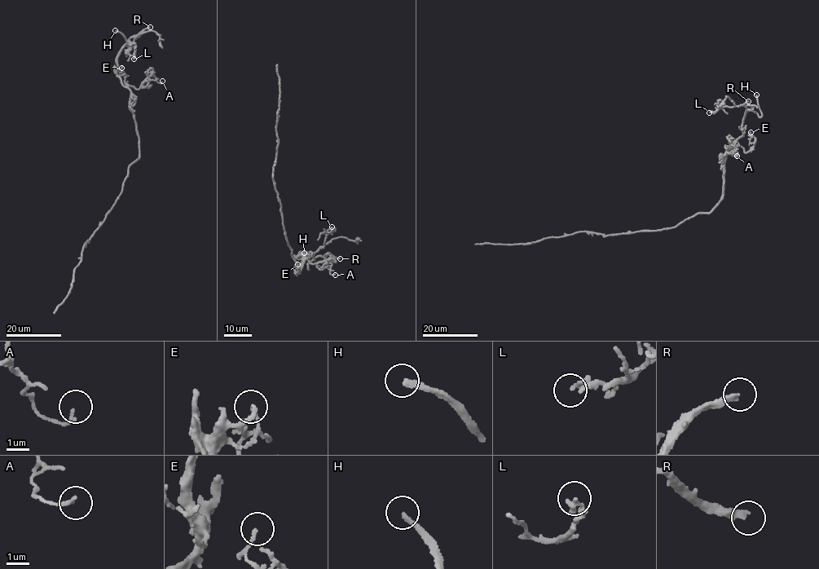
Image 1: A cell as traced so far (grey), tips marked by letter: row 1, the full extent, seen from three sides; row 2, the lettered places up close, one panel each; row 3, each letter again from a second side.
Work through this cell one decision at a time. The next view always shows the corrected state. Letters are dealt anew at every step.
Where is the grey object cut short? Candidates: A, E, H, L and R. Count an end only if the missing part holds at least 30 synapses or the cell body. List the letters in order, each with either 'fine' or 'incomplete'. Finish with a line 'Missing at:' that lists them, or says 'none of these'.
A: fine
E: fine
H: incomplete
L: fine
R: incomplete
Missing at: H, R

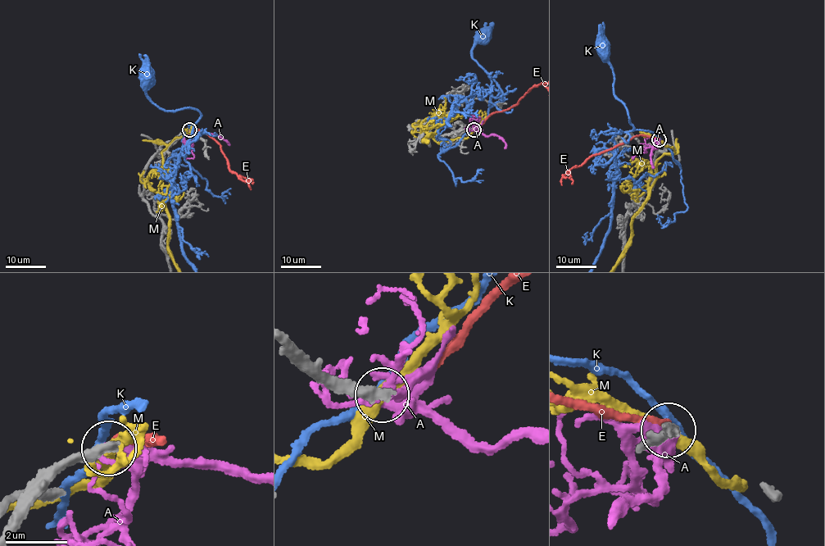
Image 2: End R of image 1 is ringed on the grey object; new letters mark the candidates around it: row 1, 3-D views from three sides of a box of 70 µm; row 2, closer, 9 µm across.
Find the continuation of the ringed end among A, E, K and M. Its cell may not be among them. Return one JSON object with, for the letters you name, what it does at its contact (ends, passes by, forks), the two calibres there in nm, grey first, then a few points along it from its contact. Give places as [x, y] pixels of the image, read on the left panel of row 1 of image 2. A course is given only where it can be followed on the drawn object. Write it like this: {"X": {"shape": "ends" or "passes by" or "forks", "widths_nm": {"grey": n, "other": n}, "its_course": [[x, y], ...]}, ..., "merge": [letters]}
{"A": {"shape": "ends", "widths_nm": {"grey": 360, "other": 420}}, "merge": ["A"]}

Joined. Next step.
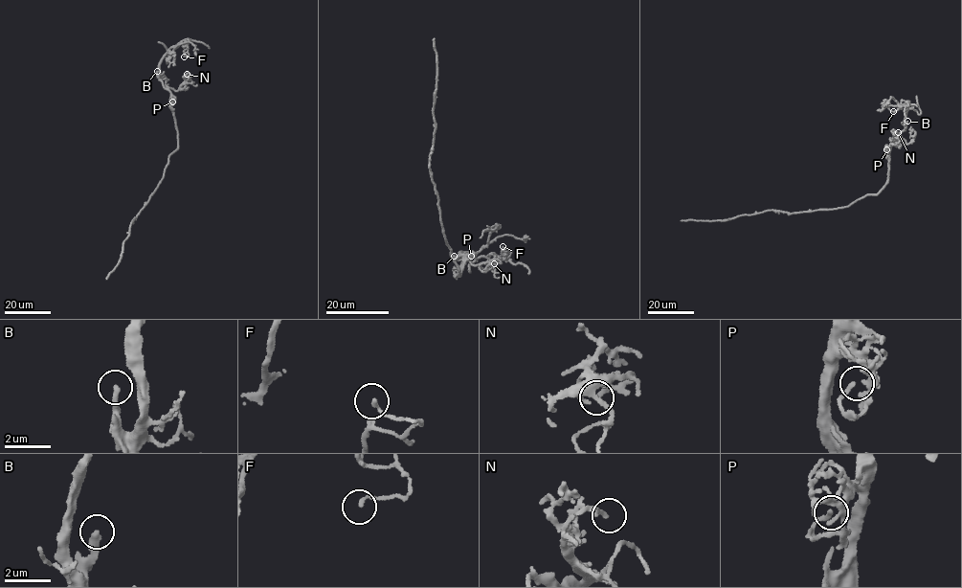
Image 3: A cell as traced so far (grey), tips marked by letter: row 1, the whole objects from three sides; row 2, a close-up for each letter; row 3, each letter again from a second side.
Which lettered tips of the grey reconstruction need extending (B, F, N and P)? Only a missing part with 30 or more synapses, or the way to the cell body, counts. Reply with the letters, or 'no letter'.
no letter

